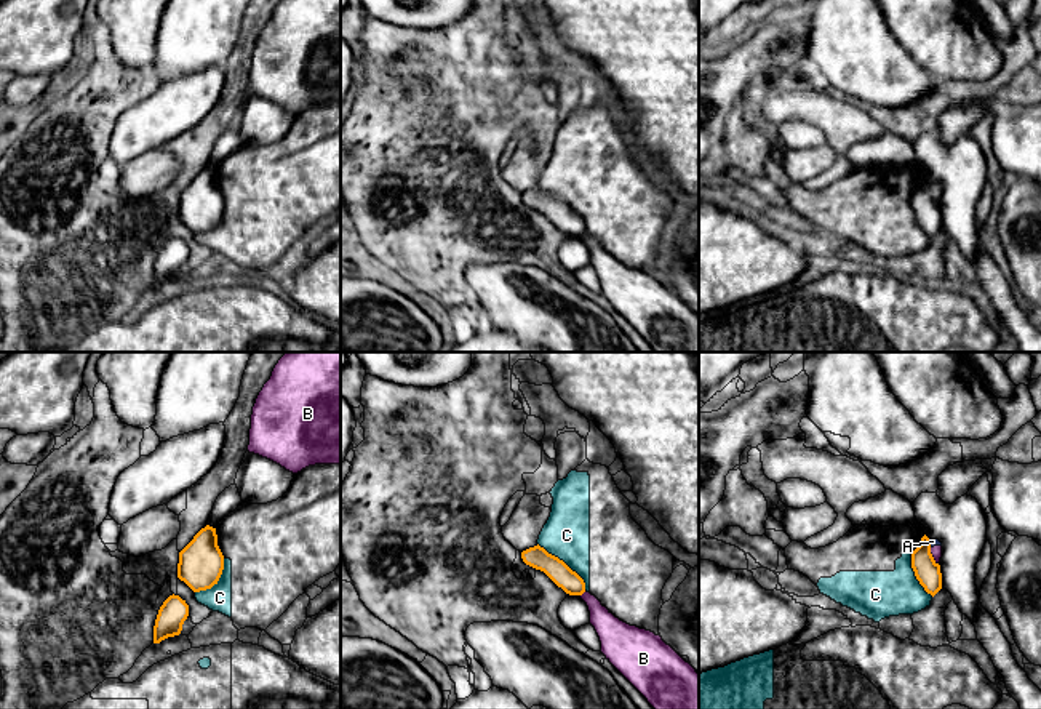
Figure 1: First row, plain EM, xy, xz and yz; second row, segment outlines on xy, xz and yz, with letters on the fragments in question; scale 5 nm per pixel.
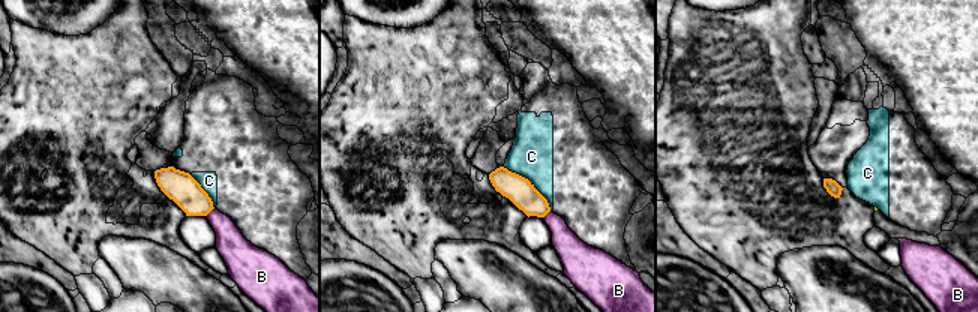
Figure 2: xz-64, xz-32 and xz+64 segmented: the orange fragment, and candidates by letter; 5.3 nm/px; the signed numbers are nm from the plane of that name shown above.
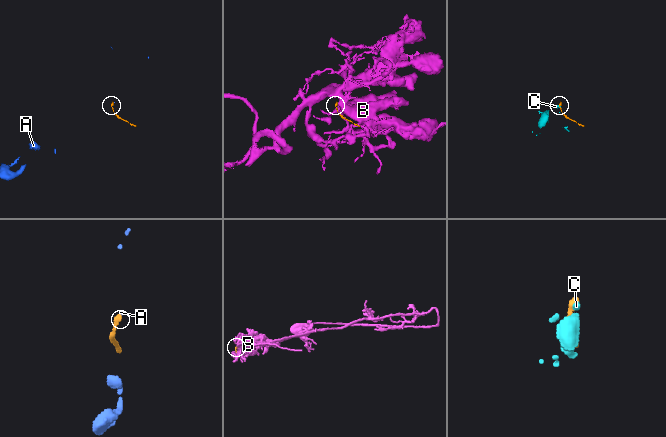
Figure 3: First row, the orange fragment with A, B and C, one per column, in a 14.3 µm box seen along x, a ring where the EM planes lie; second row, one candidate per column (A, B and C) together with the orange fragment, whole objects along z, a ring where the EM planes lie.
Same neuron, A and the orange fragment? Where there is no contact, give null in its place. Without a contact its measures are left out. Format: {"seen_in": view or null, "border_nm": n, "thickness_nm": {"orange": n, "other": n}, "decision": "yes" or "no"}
{"seen_in": "yz", "border_nm": 40, "thickness_nm": {"orange": 120, "other": 30}, "decision": "no"}

